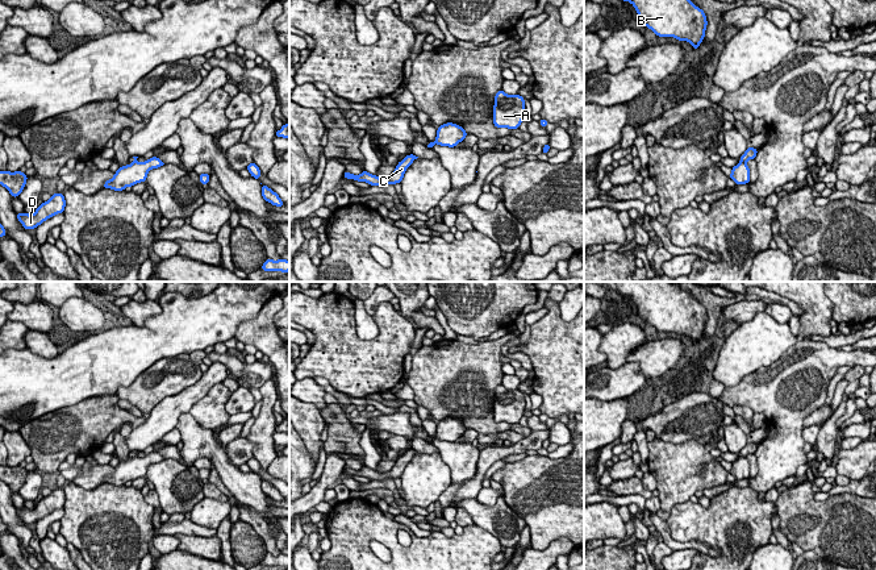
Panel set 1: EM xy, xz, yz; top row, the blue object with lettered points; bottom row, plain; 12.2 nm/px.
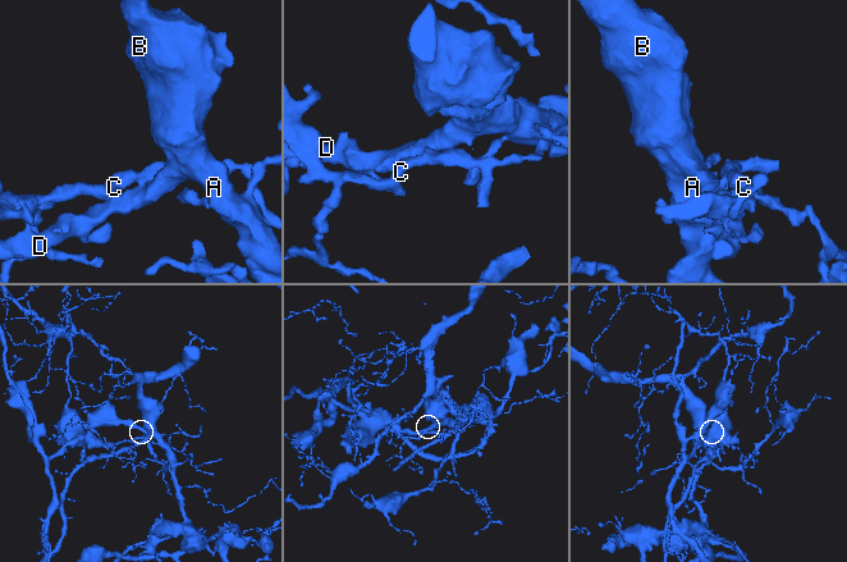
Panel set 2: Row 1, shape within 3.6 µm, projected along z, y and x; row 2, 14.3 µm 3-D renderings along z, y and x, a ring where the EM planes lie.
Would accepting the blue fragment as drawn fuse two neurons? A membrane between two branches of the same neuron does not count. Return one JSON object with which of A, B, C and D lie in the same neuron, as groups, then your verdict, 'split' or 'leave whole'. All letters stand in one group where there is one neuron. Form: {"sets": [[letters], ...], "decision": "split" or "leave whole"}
{"sets": [["A", "B", "D"], ["C"]], "decision": "split"}

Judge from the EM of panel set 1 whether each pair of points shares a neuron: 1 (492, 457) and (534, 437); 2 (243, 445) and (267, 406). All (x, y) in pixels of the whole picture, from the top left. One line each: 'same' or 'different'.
1: same
2: different

